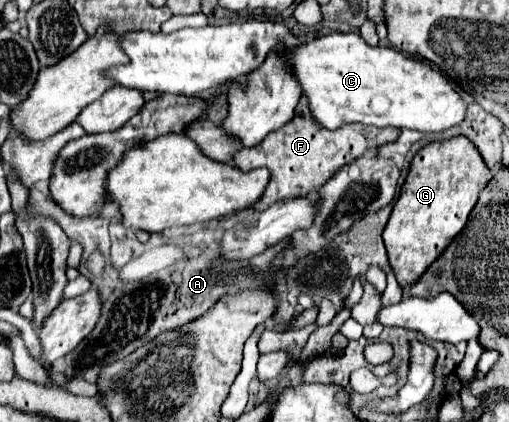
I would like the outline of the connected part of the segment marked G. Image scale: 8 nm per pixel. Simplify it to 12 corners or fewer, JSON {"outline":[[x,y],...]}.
{"outline":[[467,138],[421,148],[383,230],[413,286],[493,176]]}

